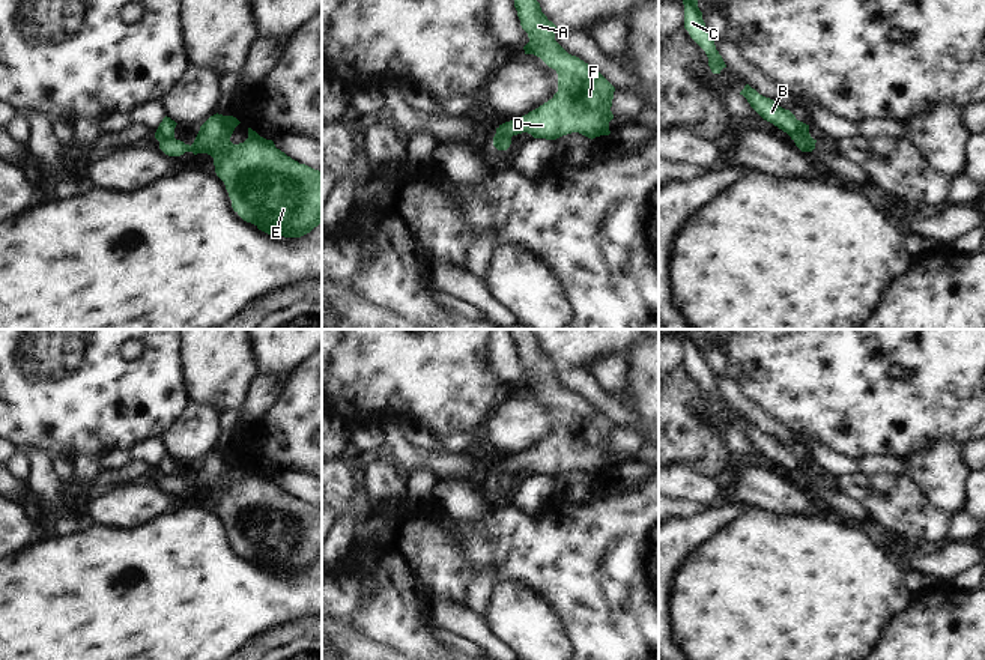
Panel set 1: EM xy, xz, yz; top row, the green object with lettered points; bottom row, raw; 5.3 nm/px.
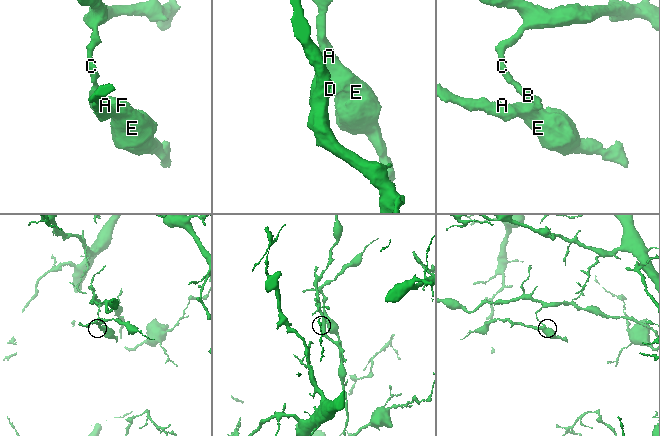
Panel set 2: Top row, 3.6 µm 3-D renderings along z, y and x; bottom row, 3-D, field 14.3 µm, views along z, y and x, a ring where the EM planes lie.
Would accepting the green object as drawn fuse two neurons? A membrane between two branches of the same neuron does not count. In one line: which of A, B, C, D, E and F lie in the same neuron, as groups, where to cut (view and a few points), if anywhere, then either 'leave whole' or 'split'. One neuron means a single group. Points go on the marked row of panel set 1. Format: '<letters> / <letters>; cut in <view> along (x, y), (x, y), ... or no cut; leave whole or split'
A D E F / B C; cut in xz along (497, 128), (510, 139); split

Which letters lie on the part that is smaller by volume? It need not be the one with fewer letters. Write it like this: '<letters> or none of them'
A, D, E, F

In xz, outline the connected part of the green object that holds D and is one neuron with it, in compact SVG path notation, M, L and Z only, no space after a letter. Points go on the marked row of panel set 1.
M514 0L522 29L529 42L525 54L540 57L558 74L558 92L528 114L499 125L498 134L522 132L534 138L556 140L579 132L588 138L609 135L615 87L593 66L568 54L556 41L556 26L541 12L537 0Z

